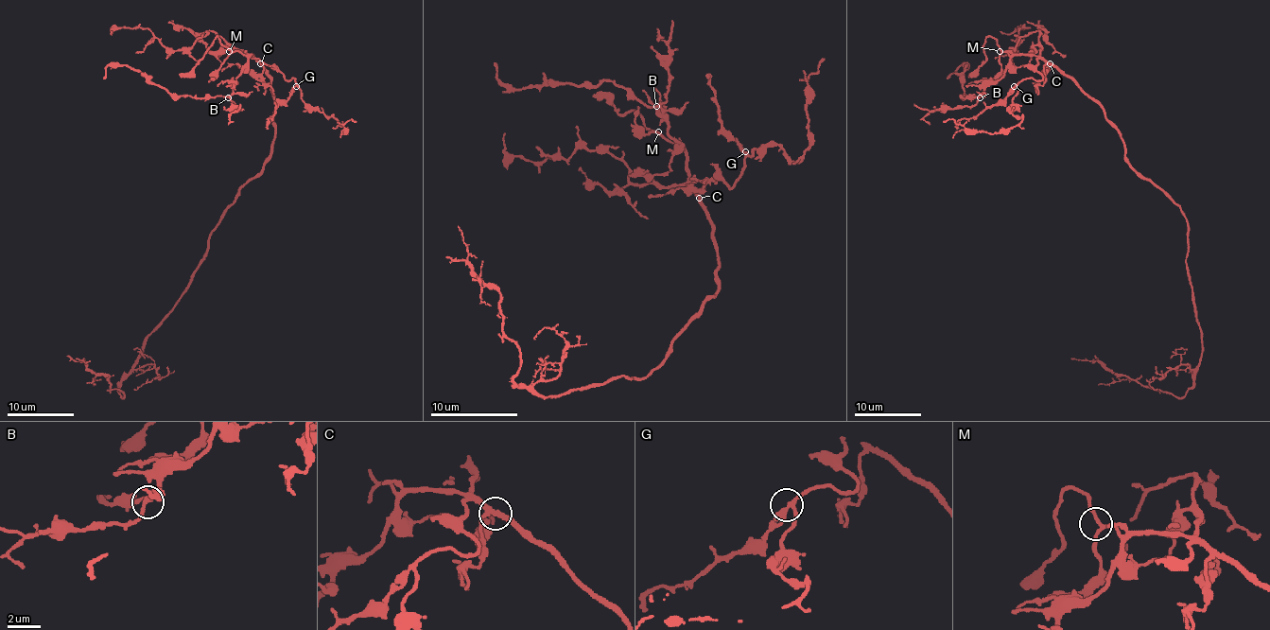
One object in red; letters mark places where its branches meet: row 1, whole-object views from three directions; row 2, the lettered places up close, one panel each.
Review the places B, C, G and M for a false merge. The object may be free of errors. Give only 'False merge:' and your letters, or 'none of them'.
False merge: none of them

